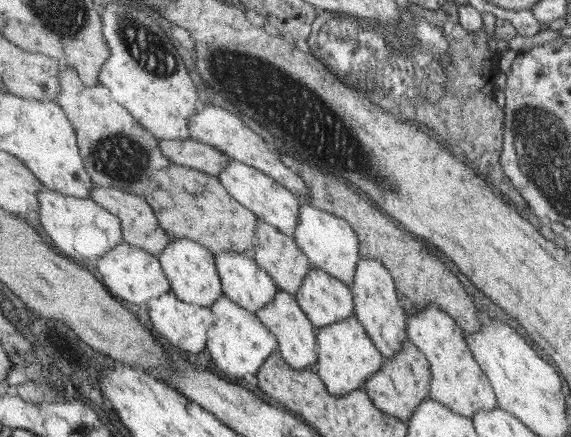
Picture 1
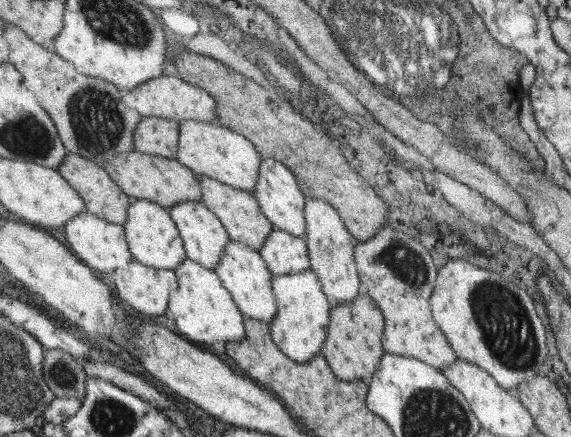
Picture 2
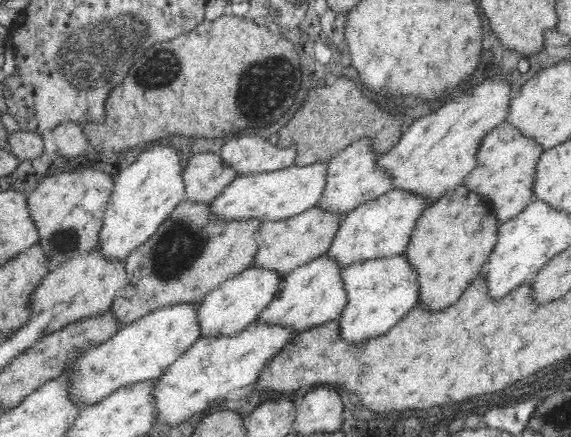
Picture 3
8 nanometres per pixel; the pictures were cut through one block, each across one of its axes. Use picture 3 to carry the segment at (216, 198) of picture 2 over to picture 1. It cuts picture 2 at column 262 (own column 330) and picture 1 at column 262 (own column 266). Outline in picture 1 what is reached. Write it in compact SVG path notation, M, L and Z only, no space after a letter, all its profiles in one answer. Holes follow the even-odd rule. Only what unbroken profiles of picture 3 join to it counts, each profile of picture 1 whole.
M259 221L256 228L257 246L251 252L252 257L276 280L280 290L296 295L303 284L304 278L312 270L312 261L300 249L293 236L282 233L276 226Z

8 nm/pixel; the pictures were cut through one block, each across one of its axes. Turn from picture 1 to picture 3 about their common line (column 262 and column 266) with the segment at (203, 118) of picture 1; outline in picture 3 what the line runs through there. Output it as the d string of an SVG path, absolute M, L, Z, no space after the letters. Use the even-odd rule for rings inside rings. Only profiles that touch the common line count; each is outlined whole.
M234 134L220 147L222 159L234 167L238 174L275 171L289 167L296 160L296 144L280 146L275 138L262 138L258 134Z

